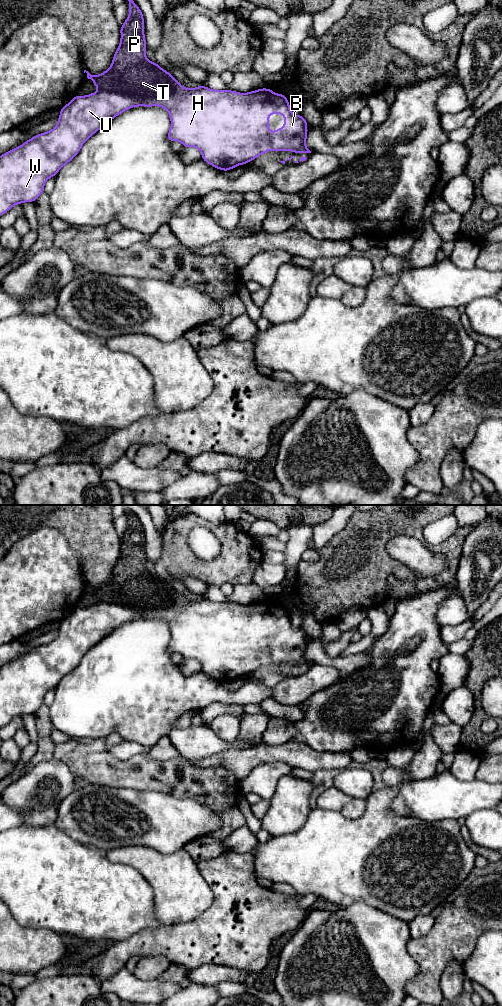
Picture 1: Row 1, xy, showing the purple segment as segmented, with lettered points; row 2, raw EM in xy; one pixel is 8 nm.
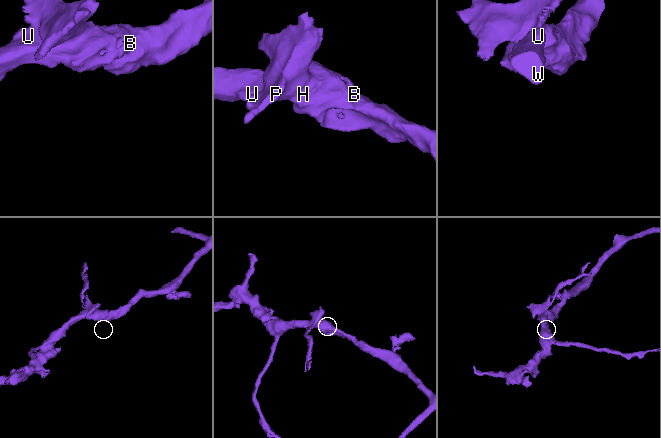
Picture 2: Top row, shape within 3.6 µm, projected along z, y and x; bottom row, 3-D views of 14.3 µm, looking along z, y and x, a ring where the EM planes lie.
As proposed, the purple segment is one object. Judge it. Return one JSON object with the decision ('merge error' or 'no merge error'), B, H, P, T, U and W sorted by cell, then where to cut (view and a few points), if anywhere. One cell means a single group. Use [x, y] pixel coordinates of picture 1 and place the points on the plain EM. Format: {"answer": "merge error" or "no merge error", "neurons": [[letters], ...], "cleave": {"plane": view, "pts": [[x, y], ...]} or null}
{"answer": "merge error", "neurons": [["B", "H", "U", "W"], ["P", "T"]], "cleave": {"plane": "xy", "pts": [[181, 597], [165, 607], [148, 610], [129, 609], [100, 602]]}}

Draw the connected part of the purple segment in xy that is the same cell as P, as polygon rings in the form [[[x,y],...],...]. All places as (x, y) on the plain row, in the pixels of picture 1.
[[[128,510],[129,513],[129,527],[123,537],[120,539],[121,551],[119,558],[114,565],[111,578],[100,587],[91,587],[88,583],[84,582],[84,585],[87,585],[87,590],[91,591],[95,596],[95,599],[100,603],[107,604],[117,604],[129,609],[136,609],[139,611],[149,611],[152,609],[162,609],[168,606],[173,605],[176,600],[182,597],[166,582],[161,580],[156,574],[150,574],[146,567],[145,563],[148,561],[145,546],[144,546],[144,529],[140,520],[135,516],[135,514]]]

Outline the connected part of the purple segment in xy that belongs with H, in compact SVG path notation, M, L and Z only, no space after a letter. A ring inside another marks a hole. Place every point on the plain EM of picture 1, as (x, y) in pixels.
M202 597L196 600L178 598L171 606L149 611L107 603L76 607L60 621L58 636L52 642L35 647L0 668L0 728L17 716L35 714L44 704L46 693L55 689L63 678L75 670L87 651L116 628L139 618L165 620L171 633L168 652L179 653L183 659L198 660L202 672L222 683L249 675L268 662L295 663L294 668L299 664L311 665L306 658L309 643L306 631L291 624L286 607L277 606L269 600L240 605L213 602ZM271 626L284 627L283 640L275 644L268 640Z

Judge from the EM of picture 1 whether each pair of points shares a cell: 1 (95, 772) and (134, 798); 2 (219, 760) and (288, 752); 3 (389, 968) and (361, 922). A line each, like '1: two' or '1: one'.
1: two
2: one
3: one

